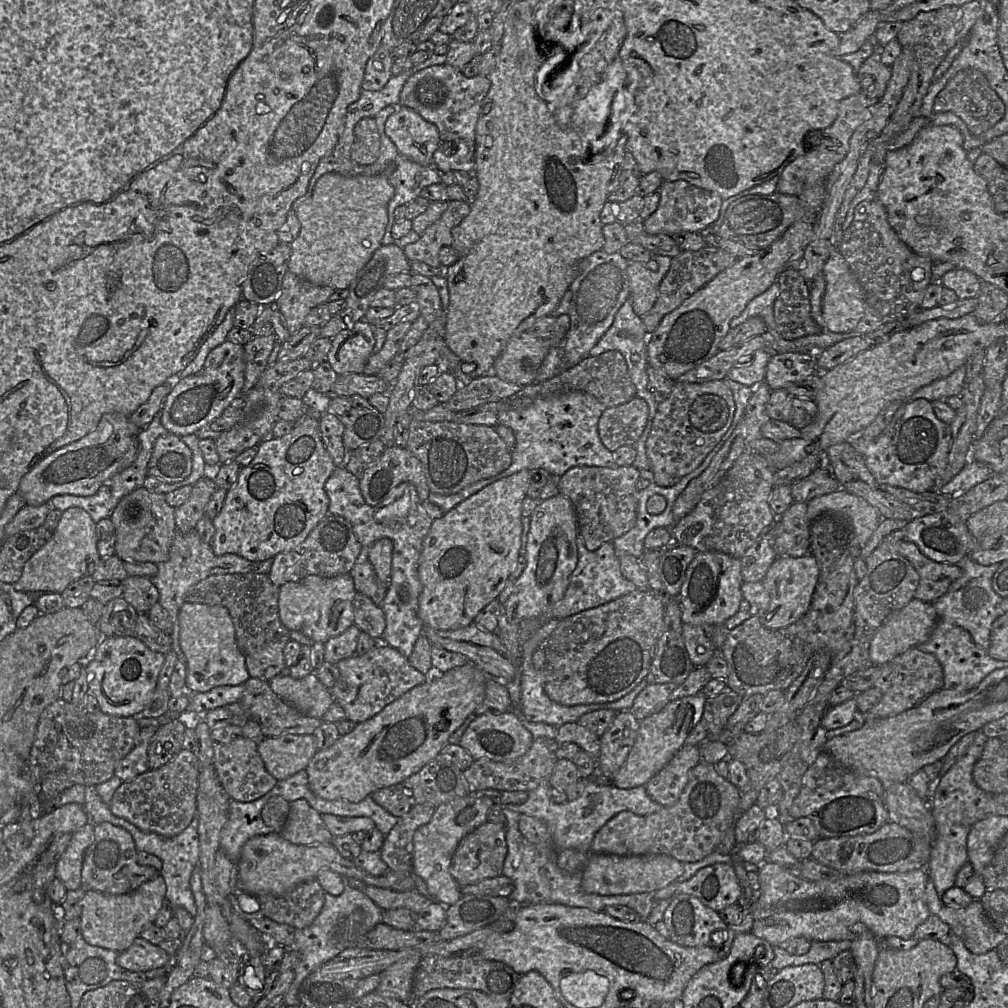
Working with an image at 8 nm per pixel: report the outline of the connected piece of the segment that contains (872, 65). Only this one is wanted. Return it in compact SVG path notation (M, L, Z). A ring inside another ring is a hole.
M878 53L867 58L857 70L862 91L872 99L880 100L891 78L891 69L881 62Z

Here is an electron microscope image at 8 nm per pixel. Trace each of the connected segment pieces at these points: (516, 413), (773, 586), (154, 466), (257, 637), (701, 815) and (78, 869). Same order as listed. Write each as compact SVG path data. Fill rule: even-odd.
M569 391L536 399L524 409L510 409L499 413L499 425L511 428L516 440L509 468L496 476L471 484L455 494L441 495L430 492L428 500L446 513L490 483L521 470L544 469L553 476L561 477L569 469L578 466L618 467L613 452L604 446L599 437L598 423L606 408L590 394Z
M811 552L802 557L777 556L762 580L770 603L767 610L759 614L761 624L769 629L781 629L800 620L810 608L819 574L817 559Z
M161 435L154 443L147 465L147 475L167 483L186 479L192 470L192 451L181 437Z
M264 573L211 575L192 586L185 594L185 603L221 605L225 607L235 628L237 645L242 652L249 676L270 681L286 668L284 648L290 630L279 617L280 589Z
M700 761L673 806L646 816L630 811L618 813L596 832L591 851L620 856L662 854L682 863L700 861L714 852L726 830L739 818L741 794L716 771L715 765Z
M89 821L82 828L74 832L64 853L57 861L55 877L58 878L63 883L67 891L76 890L82 887L81 873L82 873L82 866L83 866L83 858L86 849L93 841L94 827L95 825Z

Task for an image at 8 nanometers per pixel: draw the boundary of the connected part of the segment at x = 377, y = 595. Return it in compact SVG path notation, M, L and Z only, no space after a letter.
M366 549L362 551L351 570L357 592L369 597L376 605L381 606L388 590L388 583L379 580L372 564L366 558Z

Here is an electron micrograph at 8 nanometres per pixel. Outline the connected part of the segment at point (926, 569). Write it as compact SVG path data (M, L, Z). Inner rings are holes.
M906 539L895 543L895 550L908 559L918 572L919 584L915 590L914 598L921 601L932 603L943 596L948 591L950 585L962 575L962 570L958 565L933 561L925 556L915 543Z

